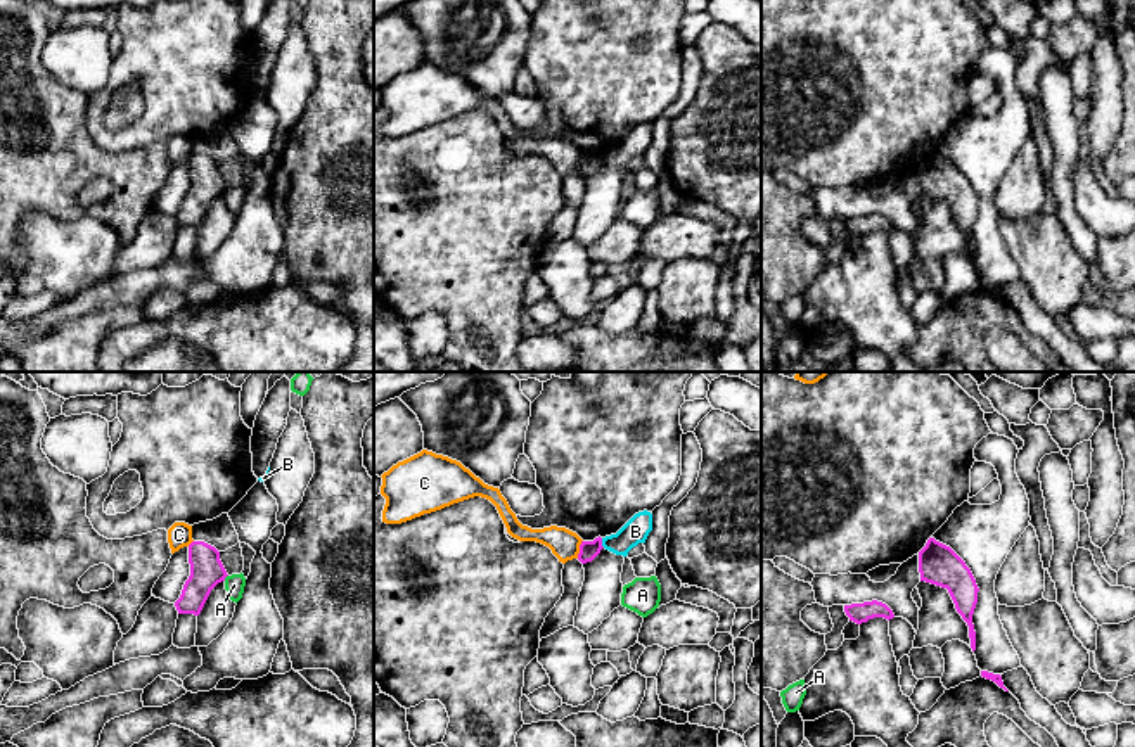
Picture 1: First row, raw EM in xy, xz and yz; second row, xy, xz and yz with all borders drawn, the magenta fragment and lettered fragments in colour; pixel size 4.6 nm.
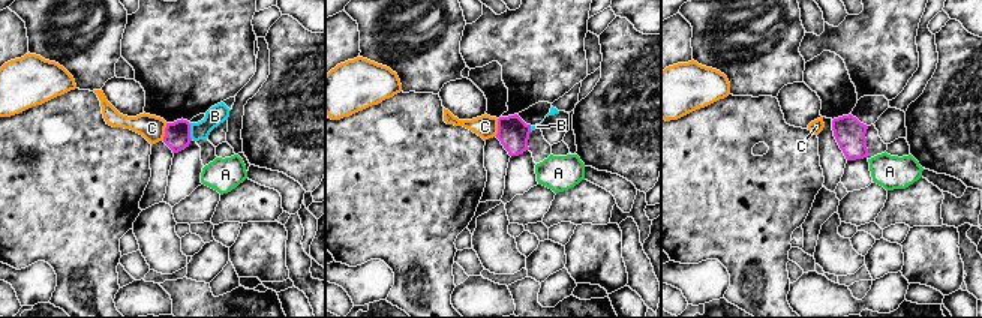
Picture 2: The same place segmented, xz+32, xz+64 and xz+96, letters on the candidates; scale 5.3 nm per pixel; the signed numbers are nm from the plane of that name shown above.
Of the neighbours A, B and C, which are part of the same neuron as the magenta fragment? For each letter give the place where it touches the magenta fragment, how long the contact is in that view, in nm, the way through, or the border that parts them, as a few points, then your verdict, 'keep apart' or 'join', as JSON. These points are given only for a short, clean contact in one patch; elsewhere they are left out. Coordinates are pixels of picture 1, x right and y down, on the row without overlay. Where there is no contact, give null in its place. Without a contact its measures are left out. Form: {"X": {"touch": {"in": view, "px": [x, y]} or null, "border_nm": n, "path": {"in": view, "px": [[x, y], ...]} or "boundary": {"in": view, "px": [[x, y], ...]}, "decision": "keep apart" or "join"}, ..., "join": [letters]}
{"A": {"touch": {"in": "xy", "px": [225, 189]}, "border_nm": 40, "boundary": {"in": "xy", "px": [[227, 187], [224, 192]]}, "decision": "keep apart"}, "B": {"touch": {"in": "xz", "px": [601, 156]}, "border_nm": 50, "boundary": {"in": "xz", "px": [[601, 151], [604, 159]]}, "decision": "keep apart"}, "C": {"touch": {"in": "xz", "px": [580, 161]}, "border_nm": 90, "boundary": {"in": "xz", "px": [[582, 153], [577, 170]]}, "decision": "keep apart"}, "join": []}

